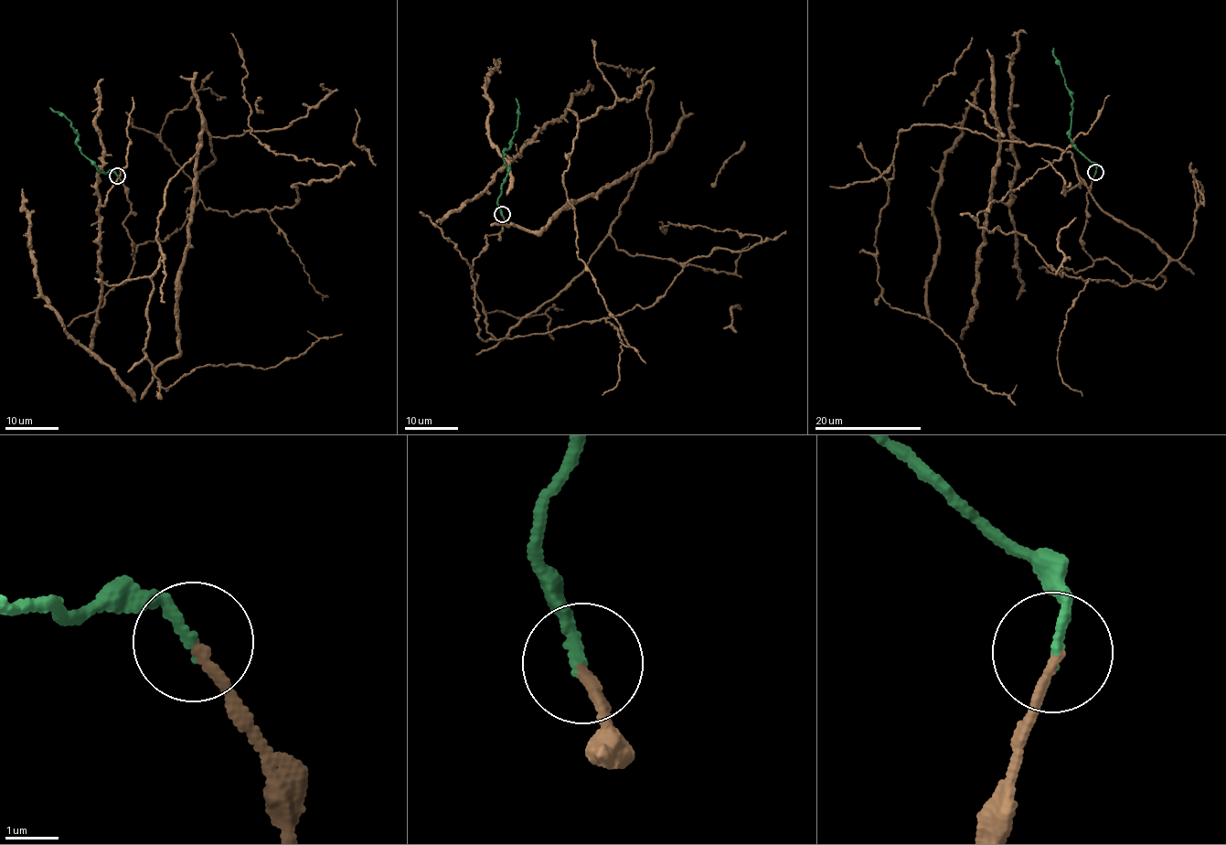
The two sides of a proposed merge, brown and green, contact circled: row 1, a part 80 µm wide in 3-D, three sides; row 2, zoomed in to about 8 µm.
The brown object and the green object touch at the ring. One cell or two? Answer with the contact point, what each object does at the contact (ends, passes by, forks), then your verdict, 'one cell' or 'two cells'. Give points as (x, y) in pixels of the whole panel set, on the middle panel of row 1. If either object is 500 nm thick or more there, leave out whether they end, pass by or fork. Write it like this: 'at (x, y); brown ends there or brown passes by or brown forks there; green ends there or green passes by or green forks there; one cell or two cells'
at (502, 214); brown ends there; green ends there; one cell

